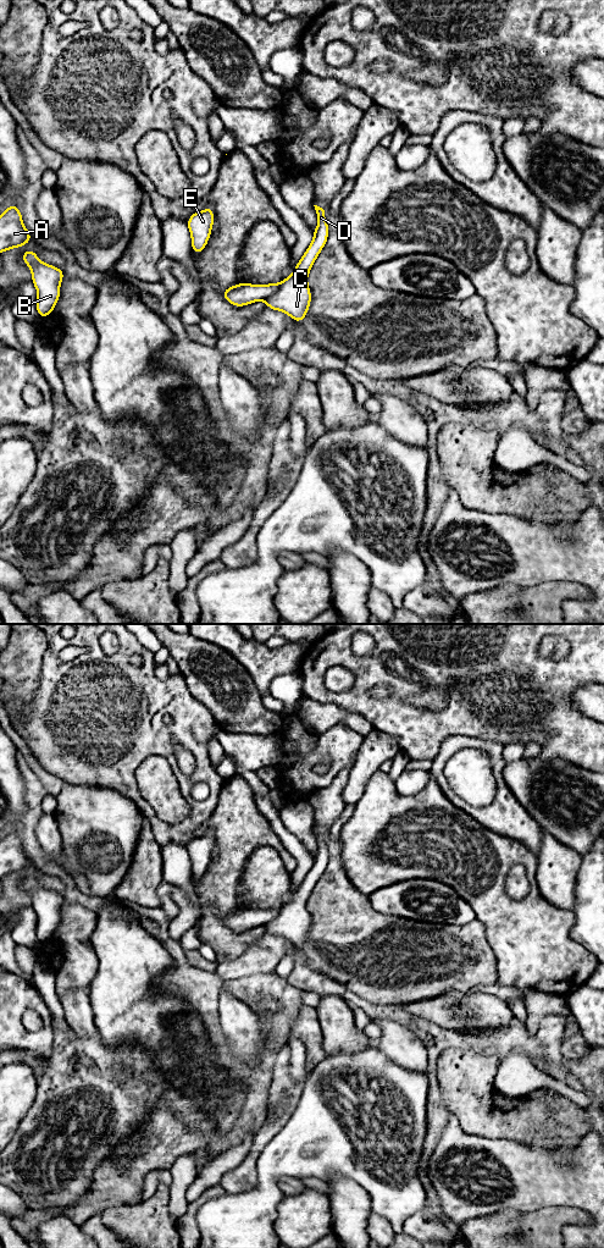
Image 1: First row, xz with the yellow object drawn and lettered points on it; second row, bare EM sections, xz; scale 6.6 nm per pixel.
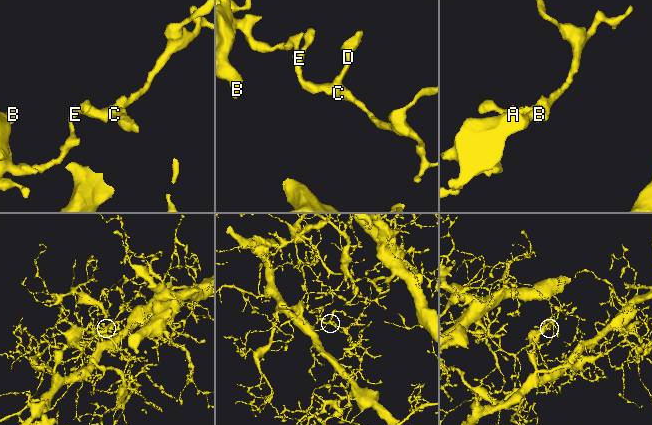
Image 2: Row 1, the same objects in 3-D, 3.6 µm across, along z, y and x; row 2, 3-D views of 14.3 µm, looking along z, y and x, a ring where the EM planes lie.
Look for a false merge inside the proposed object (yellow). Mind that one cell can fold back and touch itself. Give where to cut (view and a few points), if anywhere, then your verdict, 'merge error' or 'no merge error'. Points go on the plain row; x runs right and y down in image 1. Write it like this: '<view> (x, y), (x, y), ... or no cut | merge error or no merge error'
xz (280, 909), (280, 912), (265, 926) | merge error

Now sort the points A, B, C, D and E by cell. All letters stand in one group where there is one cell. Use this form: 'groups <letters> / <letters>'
groups A B E / C D

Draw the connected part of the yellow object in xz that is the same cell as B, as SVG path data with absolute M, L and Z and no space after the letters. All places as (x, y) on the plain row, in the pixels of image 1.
M35 876L24 877L22 885L32 895L32 907L38 917L35 929L38 940L39 943L49 941L60 924L60 909L65 898L56 891L40 887Z

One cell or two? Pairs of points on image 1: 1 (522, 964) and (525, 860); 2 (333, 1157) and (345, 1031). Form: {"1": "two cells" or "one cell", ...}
{"1": "one cell", "2": "two cells"}

